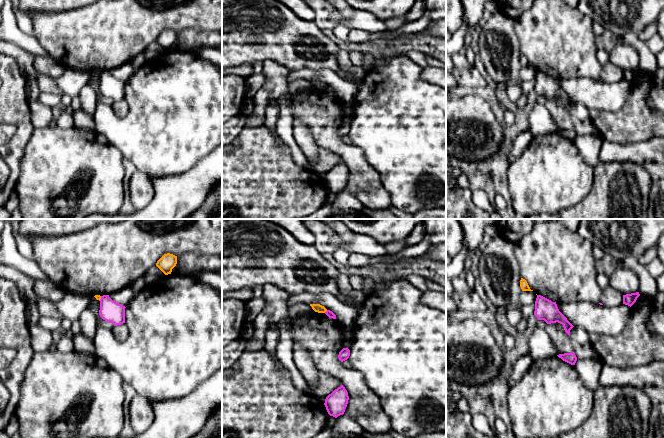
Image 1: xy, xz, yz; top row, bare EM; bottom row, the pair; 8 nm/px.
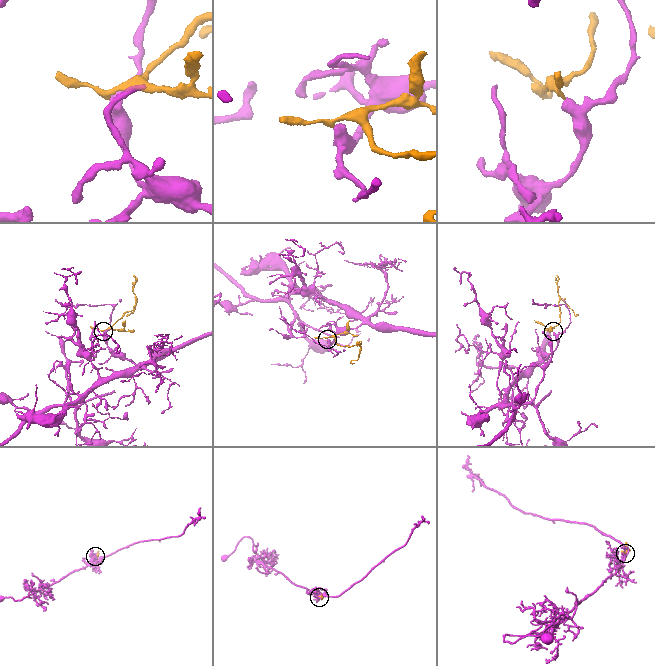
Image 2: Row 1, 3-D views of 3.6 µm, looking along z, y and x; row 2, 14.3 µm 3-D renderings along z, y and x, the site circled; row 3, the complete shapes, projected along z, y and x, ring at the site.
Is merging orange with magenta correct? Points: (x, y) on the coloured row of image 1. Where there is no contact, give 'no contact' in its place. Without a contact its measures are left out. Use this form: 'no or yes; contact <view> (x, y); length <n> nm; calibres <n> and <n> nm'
no; contact xz (325, 311); length 40 nm; calibres 70 and 60 nm

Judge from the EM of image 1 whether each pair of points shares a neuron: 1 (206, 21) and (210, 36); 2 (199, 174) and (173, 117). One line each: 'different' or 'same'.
1: different
2: different

